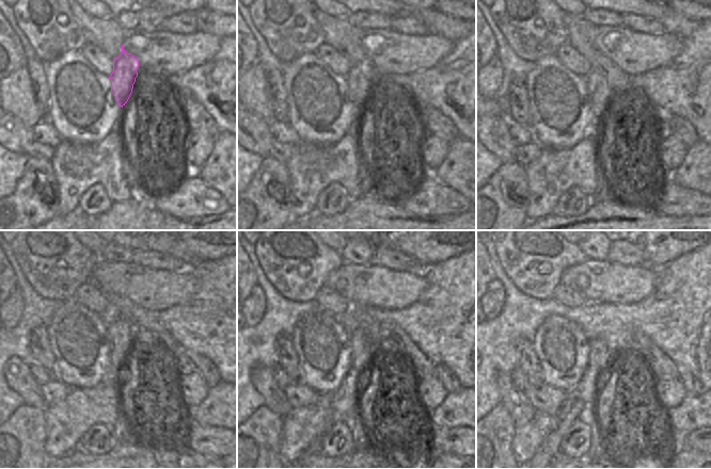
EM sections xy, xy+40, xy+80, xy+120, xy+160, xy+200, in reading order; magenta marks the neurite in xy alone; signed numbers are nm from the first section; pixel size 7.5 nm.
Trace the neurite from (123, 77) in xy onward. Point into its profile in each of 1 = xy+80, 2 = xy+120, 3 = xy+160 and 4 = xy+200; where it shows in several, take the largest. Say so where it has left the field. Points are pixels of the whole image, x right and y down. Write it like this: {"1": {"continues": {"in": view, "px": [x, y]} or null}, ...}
{"1": {"continues": {"in": "xy+80", "px": [600, 94]}}, "2": {"continues": {"in": "xy+120", "px": [120, 330]}}, "3": {"continues": {"in": "xy+160", "px": [361, 356]}}, "4": {"continues": {"in": "xy+200", "px": [579, 401]}}}

